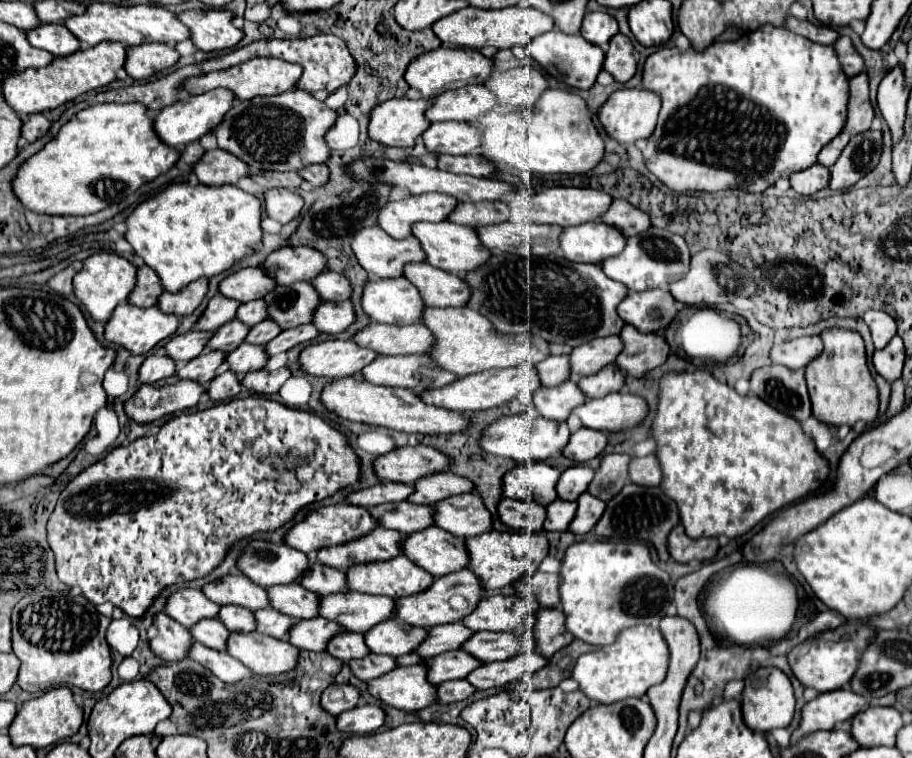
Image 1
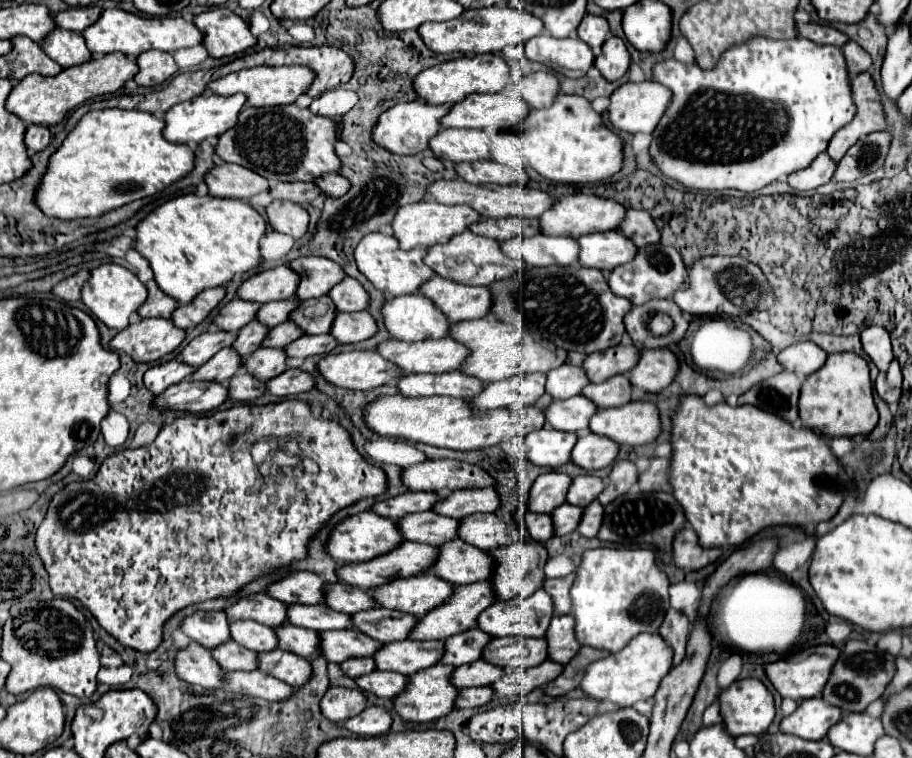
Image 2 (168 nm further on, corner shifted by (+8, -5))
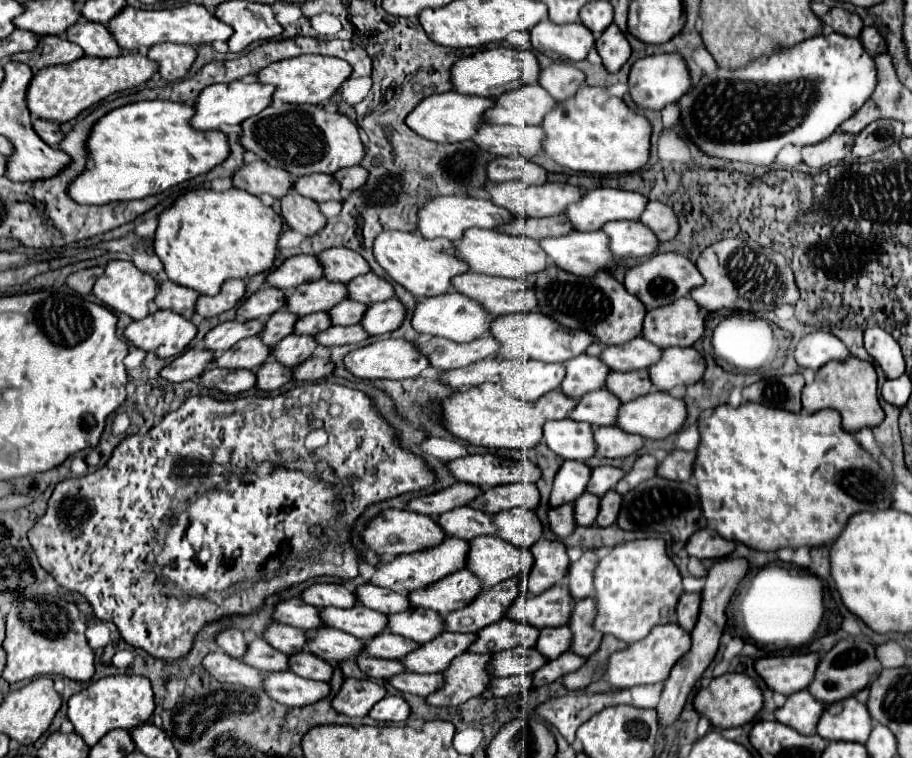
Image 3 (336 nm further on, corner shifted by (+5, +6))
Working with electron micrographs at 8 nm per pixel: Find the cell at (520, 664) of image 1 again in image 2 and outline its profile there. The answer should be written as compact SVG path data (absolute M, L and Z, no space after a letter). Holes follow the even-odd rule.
M546 659L544 663L528 669L508 669L504 677L500 677L496 683L492 683L492 691L500 697L512 697L512 695L528 695L532 689L542 687L548 683L548 679L554 679L560 675L560 663L554 663Z

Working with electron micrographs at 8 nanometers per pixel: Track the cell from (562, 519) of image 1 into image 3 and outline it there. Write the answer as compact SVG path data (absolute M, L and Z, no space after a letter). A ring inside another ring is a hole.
M585 492L575 500L575 522L579 526L593 526L595 518L599 514L599 502L601 498L595 494Z

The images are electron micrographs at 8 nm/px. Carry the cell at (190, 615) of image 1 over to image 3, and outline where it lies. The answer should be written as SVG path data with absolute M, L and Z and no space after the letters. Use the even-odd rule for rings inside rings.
M225 628L219 636L217 636L217 644L219 648L231 656L231 658L243 658L247 652L247 640L243 638L243 632L237 628Z

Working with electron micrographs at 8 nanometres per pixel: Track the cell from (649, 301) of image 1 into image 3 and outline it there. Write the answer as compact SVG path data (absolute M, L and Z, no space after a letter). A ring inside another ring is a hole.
M693 298L675 300L675 304L653 308L645 316L643 338L659 348L693 346L705 332L705 318Z

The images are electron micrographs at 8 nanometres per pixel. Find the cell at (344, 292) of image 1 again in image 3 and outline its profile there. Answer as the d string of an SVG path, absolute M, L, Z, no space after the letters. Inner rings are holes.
M369 272L367 276L359 276L359 278L351 280L347 284L347 288L351 288L351 298L361 300L363 304L375 304L375 302L395 298L393 286L387 280L375 276L373 272Z

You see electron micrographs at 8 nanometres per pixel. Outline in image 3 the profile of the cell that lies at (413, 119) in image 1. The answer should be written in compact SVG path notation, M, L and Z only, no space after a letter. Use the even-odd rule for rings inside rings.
M445 92L445 94L435 94L423 100L411 116L407 116L407 126L413 128L419 136L425 136L427 140L435 142L465 142L471 140L479 126L485 122L485 112L495 106L493 98L481 98L481 96L467 96L459 92Z

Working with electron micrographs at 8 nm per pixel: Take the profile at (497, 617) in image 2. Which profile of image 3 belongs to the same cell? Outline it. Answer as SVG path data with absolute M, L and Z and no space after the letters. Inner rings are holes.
M553 586L539 596L521 594L509 608L507 618L533 624L537 628L567 624L573 610L569 586Z

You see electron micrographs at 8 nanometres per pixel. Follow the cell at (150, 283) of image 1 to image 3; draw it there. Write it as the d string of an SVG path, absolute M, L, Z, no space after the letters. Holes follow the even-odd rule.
M163 282L159 286L159 296L155 298L157 308L169 308L185 316L187 320L193 318L195 314L195 302L199 298L199 292L179 286L175 282Z

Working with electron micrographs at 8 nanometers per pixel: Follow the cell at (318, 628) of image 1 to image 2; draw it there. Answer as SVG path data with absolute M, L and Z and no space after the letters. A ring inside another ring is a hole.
M332 629L322 631L320 635L320 655L326 661L342 663L350 657L372 657L382 643L376 639L370 639L368 635L362 635L356 629Z

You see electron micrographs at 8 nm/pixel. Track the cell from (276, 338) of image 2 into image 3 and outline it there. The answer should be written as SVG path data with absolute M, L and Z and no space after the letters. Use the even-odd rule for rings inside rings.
M317 312L311 316L303 316L295 324L295 334L319 334L331 326L331 318L327 312Z

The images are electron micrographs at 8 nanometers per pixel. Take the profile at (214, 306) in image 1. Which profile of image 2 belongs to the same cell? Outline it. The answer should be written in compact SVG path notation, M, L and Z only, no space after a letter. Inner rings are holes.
M232 299L214 317L214 329L236 333L236 331L240 331L240 327L248 325L254 319L258 307L260 307L258 303L248 303L248 301L242 301L242 299Z

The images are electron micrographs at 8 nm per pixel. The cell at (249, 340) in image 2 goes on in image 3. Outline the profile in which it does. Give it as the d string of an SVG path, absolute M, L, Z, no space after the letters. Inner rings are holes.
M287 310L277 312L275 316L271 316L267 320L267 328L259 334L263 342L267 342L267 346L277 346L279 340L283 340L285 336L293 334L295 330L295 322L297 322L297 314L291 314Z

